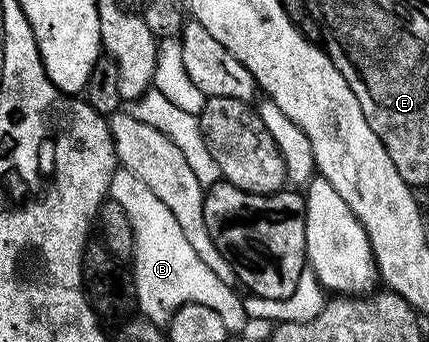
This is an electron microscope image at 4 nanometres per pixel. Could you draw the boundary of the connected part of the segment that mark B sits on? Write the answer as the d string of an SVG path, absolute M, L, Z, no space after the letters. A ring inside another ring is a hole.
M119 169L111 179L109 195L126 209L129 213L129 225L133 225L133 282L137 307L142 318L163 325L179 307L185 306L186 303L196 303L209 306L228 325L248 322L240 293L235 292L234 286L221 281L216 273L197 257L196 250L186 241L173 213L152 190L144 187L143 182L133 173Z

